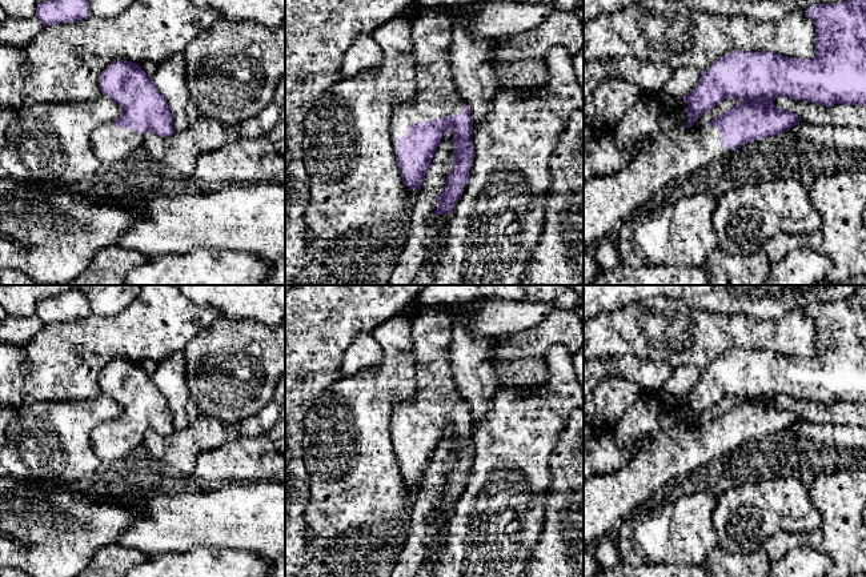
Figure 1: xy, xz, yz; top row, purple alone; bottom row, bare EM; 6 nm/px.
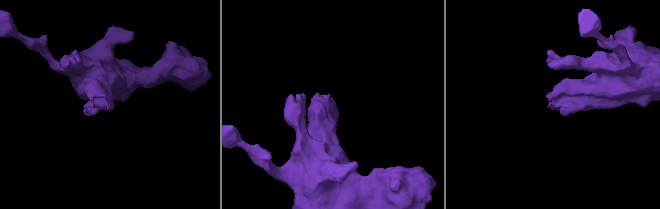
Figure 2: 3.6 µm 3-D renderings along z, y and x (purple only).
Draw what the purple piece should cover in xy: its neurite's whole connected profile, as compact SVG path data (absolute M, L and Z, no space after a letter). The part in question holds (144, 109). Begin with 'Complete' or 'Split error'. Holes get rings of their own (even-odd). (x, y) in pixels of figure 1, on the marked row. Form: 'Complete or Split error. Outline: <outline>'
Split error. Outline: M127 60L111 63L100 75L100 91L121 107L120 116L97 127L91 136L91 147L100 163L115 163L143 145L144 135L153 132L161 137L175 133L173 117L164 96L155 87L141 67Z

